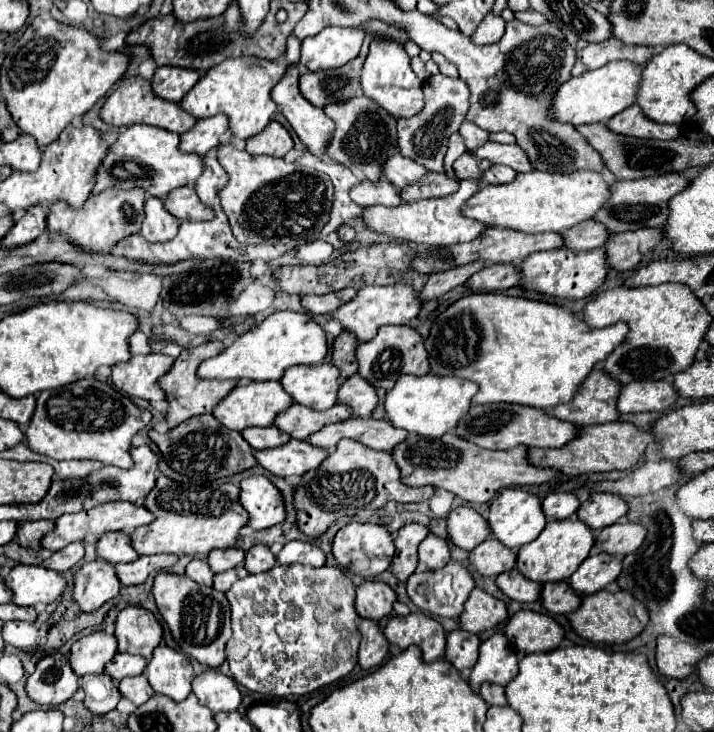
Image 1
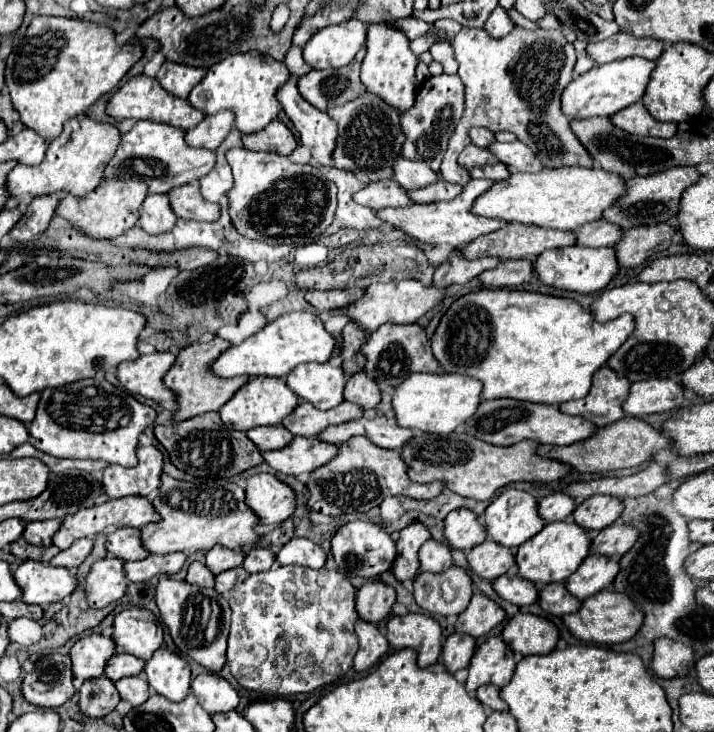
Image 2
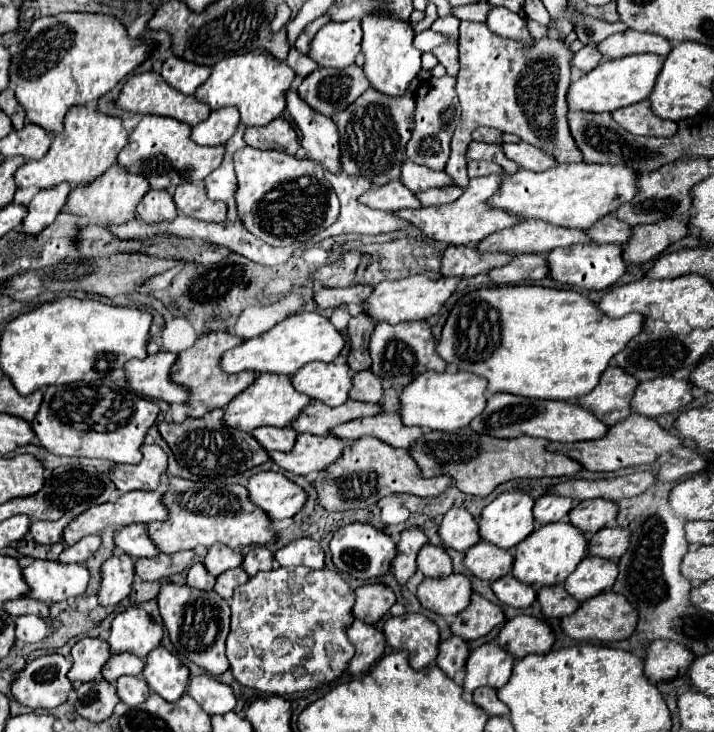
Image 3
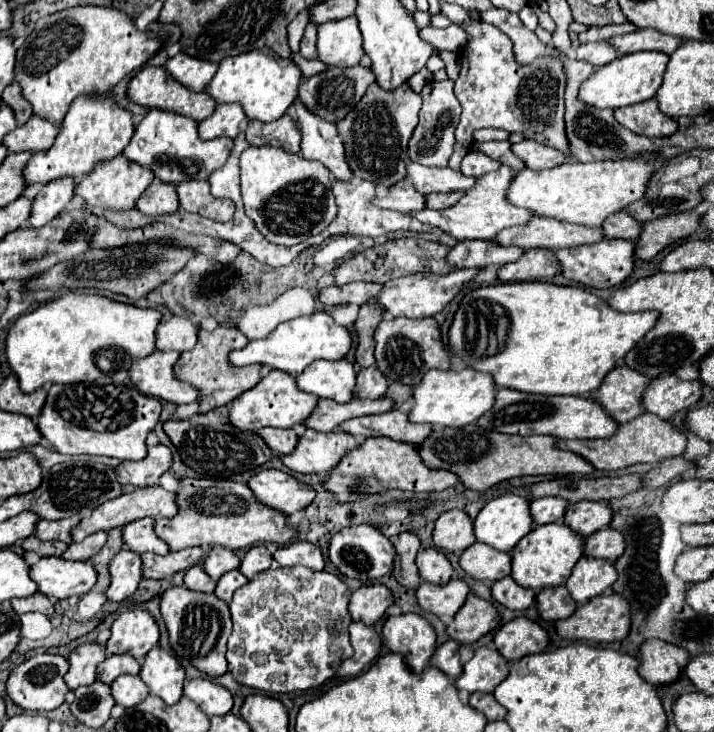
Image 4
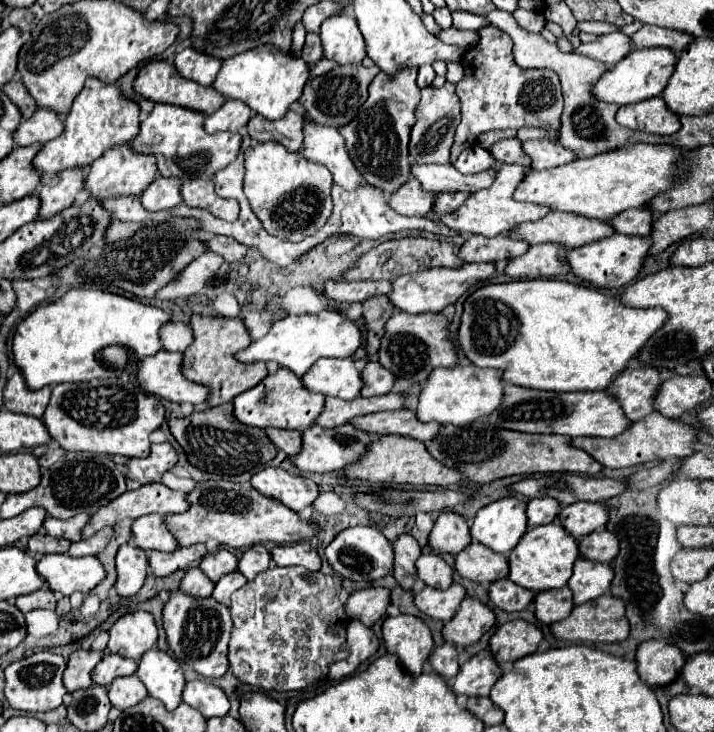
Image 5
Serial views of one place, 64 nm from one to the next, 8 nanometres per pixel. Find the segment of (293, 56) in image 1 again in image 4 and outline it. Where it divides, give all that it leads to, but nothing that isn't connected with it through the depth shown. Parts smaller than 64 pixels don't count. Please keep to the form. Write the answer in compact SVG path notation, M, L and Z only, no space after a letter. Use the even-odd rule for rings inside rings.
M296 54L294 56L294 62L302 68L302 74L308 78L308 76L314 76L316 72L324 72L328 66L324 64L324 62L320 62L320 60L306 60L306 58L302 58L300 54Z

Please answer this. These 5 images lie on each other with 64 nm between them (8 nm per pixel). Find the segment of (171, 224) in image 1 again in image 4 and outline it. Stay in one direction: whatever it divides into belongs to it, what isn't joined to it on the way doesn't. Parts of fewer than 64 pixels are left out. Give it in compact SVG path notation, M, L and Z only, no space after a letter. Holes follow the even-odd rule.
M152 182L138 200L138 210L146 216L160 216L160 214L172 214L178 210L180 202L176 198L176 186L168 186L166 182Z

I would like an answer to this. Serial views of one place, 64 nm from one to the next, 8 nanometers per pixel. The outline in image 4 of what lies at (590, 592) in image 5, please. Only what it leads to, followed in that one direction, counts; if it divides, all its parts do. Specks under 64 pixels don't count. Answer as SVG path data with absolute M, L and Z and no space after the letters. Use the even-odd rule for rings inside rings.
M582 556L574 566L566 588L578 604L584 604L594 596L606 594L616 582L616 576L618 574L612 562Z

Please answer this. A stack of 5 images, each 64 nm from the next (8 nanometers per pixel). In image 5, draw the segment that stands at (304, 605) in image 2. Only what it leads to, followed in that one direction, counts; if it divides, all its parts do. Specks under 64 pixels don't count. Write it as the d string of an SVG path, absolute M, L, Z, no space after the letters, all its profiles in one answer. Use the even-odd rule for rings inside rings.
M304 566L290 568L268 568L260 572L252 582L242 586L232 594L232 620L234 630L230 638L230 666L234 676L244 682L258 686L262 690L302 690L328 674L328 666L336 660L344 660L348 652L340 646L346 640L348 618L340 604L340 582L334 576L322 572L310 572Z

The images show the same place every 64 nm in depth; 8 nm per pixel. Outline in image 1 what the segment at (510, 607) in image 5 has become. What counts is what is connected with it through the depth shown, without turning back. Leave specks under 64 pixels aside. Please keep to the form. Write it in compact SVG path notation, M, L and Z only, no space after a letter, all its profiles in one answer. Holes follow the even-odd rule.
M510 570L510 572L504 572L496 578L496 586L510 598L510 600L516 600L520 604L526 604L526 602L536 602L538 596L540 596L540 590L542 590L542 584L538 582L532 582L524 576L518 574L518 570Z

